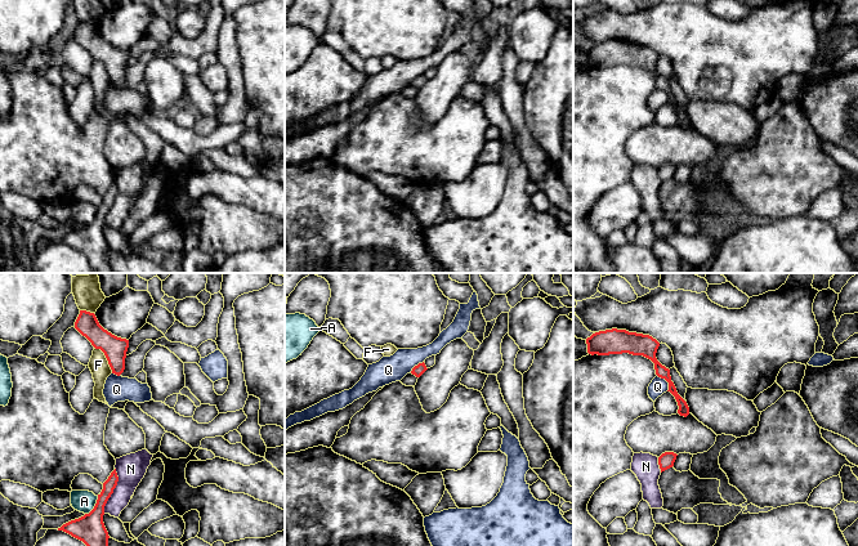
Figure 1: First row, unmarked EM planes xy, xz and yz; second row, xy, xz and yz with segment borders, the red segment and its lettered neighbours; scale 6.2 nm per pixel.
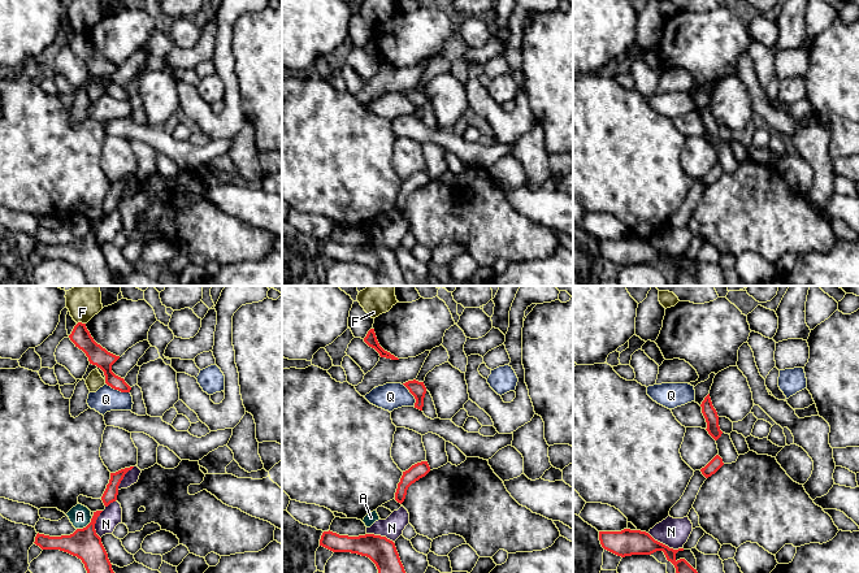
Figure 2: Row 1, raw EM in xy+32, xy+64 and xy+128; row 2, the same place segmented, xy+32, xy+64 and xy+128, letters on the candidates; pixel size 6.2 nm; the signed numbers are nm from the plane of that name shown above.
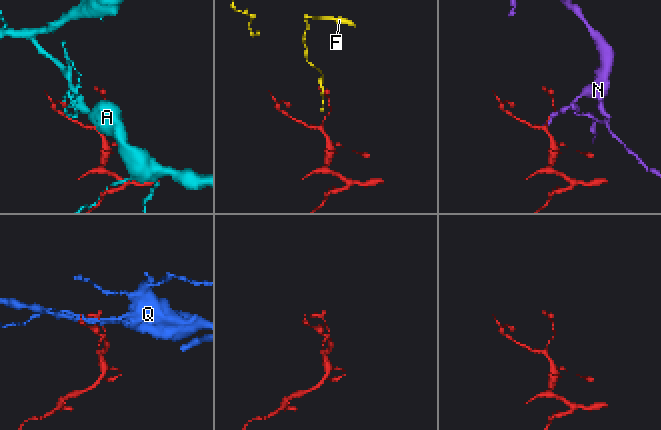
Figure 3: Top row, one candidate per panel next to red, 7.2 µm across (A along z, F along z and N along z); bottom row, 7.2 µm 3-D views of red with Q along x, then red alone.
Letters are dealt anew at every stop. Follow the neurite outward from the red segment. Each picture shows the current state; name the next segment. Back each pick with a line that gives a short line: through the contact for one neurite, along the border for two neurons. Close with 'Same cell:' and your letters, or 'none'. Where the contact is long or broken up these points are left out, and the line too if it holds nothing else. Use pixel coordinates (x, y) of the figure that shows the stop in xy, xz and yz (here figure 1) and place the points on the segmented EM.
Same cell: none

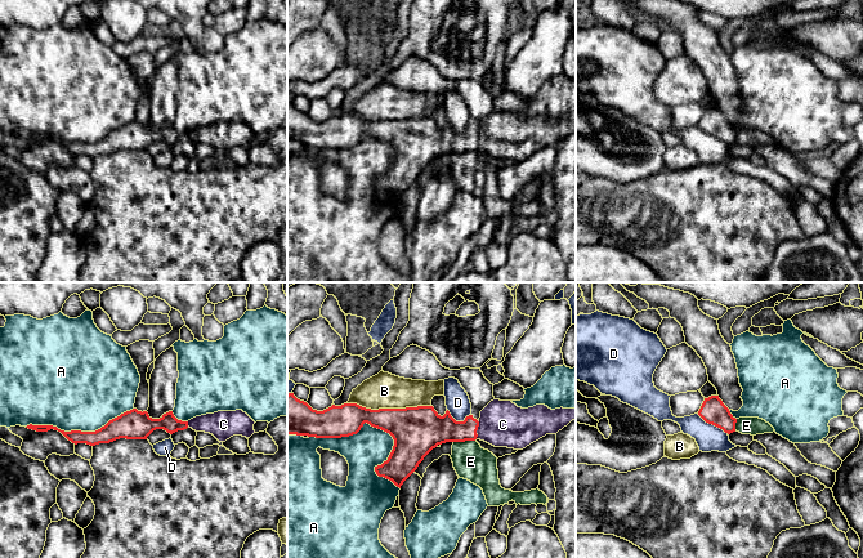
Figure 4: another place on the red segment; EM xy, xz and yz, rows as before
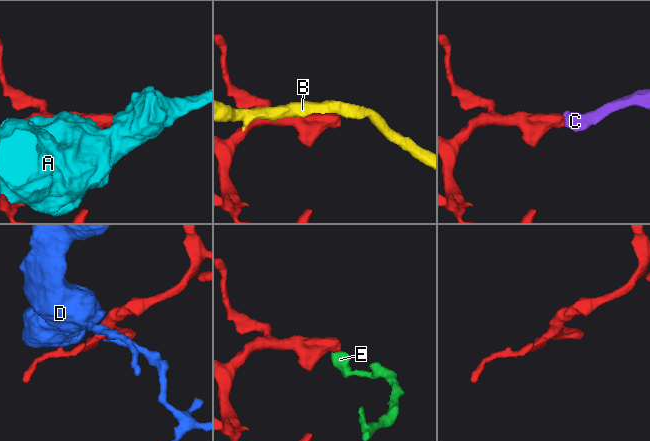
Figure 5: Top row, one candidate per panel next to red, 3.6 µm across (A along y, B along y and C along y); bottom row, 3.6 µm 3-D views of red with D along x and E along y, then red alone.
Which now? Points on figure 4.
C: line xz (437, 429), (477, 429), (502, 424)
Same cell: C

